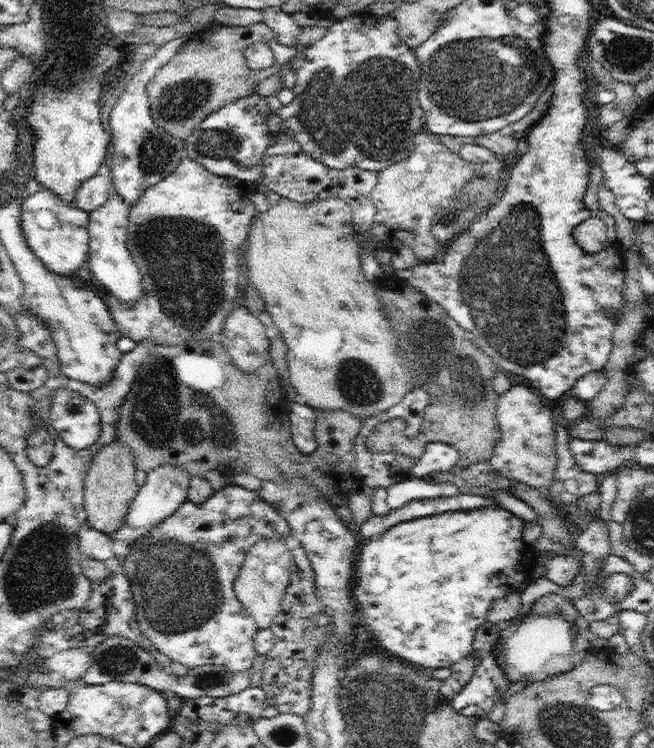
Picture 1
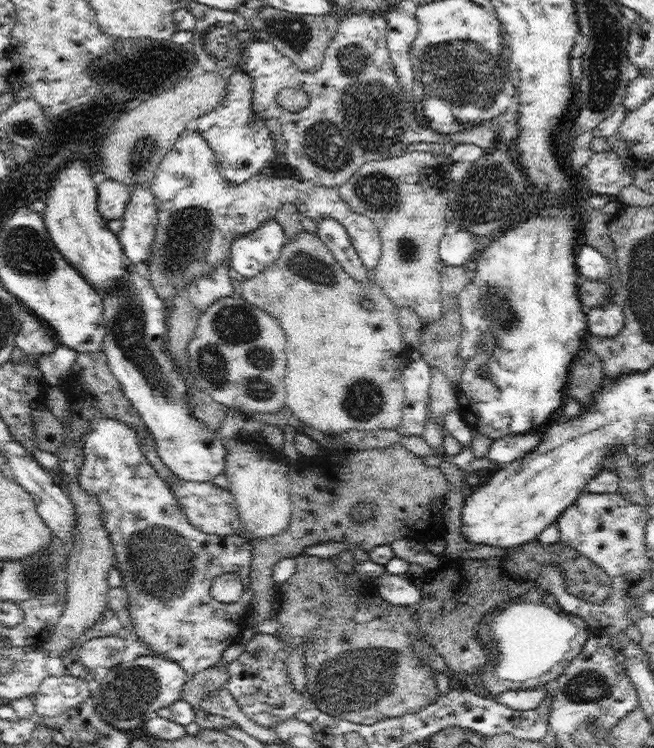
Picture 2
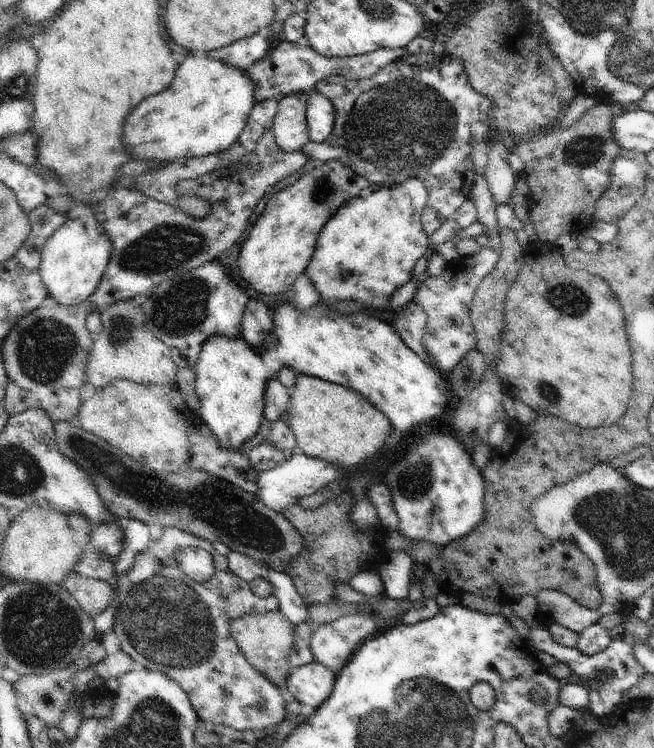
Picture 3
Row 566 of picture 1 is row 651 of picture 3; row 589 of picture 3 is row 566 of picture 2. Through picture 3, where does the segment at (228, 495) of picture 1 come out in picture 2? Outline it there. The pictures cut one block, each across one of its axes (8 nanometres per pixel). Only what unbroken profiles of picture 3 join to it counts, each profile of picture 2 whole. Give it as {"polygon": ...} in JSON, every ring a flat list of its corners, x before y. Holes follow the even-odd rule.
{"polygon":[[100,416,92,422,90,426,90,432,86,434,83,439,83,455,85,456,82,468,79,470,80,474,80,486,82,490,86,490,88,494,94,494,98,498,98,504,102,506,102,522,104,522,104,528,108,530,110,534,111,546,115,556,115,567,123,574,122,584,128,598,130,599,128,610,129,619,127,621,133,629,132,632,137,636,139,640,145,642,148,646,148,650,151,649,150,654,162,655,176,663,178,663,186,673,188,677,190,674,194,675,201,671,207,670,212,666,216,666,217,662,221,659,224,650,230,646,230,644,236,644,240,640,239,632,242,632,246,625,246,615,248,611,253,609,252,603,254,596,252,596,252,588,250,588,250,567,252,566,252,546,249,537,238,536,238,534,232,534,232,536,222,537,218,534,206,534,202,530,198,530,194,524,190,524,190,520,186,518,186,514,182,512,178,500,174,498,174,494,170,492,170,486,160,475,156,472,156,469,152,467,150,461,144,455,143,448,141,447,141,439,138,438,136,430,130,428,126,422,120,422,118,418,108,418,106,416],[224,573,238,573,240,580,244,584,244,590,240,600,231,603,224,603,216,601,211,595,212,580,217,576]]}

